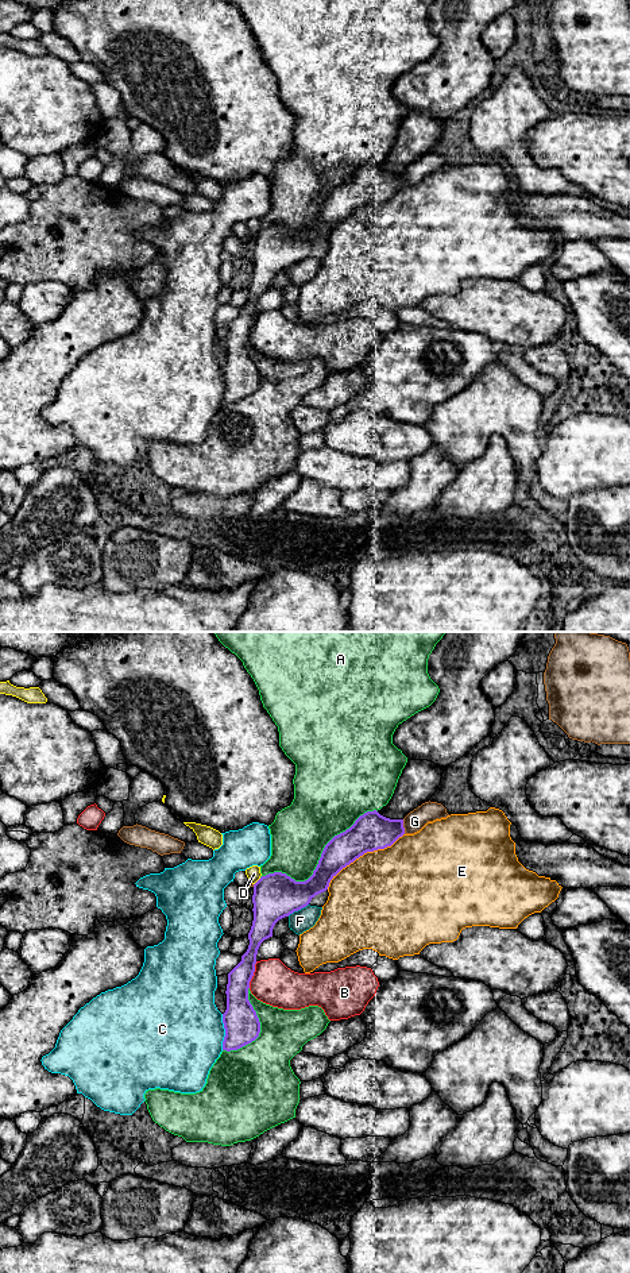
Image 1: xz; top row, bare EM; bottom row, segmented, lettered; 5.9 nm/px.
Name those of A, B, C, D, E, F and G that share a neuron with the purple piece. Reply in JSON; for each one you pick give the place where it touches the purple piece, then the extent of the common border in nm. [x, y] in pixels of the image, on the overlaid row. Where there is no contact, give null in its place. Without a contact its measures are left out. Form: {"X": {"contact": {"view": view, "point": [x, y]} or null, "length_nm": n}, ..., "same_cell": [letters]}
{"same_cell": []}

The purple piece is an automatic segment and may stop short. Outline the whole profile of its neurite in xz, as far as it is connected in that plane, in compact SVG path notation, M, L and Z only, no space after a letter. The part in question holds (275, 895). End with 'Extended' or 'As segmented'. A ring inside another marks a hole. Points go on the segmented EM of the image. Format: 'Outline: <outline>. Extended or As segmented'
Outline: M376 810L367 811L360 815L355 823L345 832L335 836L324 848L321 857L313 875L305 882L295 882L290 876L282 872L268 873L262 876L254 884L254 921L248 933L250 945L247 952L241 956L241 961L228 973L227 984L227 1010L223 1014L223 1023L225 1029L225 1037L223 1041L223 1050L237 1050L259 1037L260 1022L248 1000L250 981L255 972L256 954L260 944L273 937L273 929L275 923L306 907L310 900L328 890L331 880L347 865L367 852L384 849L391 846L399 837L405 834L403 819L390 819L380 815Z. As segmented

